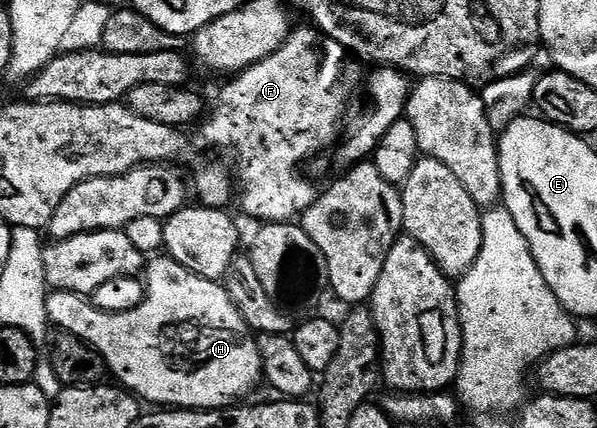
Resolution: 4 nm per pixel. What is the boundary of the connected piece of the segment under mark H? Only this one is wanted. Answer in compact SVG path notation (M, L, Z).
M157 255L148 262L147 268L144 270L143 278L149 284L149 294L142 299L141 305L137 305L134 309L125 309L122 313L108 313L105 309L96 309L92 305L92 300L80 297L77 293L59 293L50 292L47 299L47 315L49 316L50 326L67 331L71 335L75 335L79 339L83 339L91 347L95 347L99 351L99 355L103 355L108 372L118 377L120 384L128 389L130 393L136 395L142 402L148 403L153 407L176 407L178 409L224 409L232 406L238 399L245 399L249 392L263 381L263 372L261 364L260 349L257 346L258 338L255 336L249 324L243 319L243 315L239 315L239 311L235 307L235 303L231 303L229 292L225 290L224 284L208 281L199 275L195 275L191 271L187 271L180 263L174 261L168 255Z

